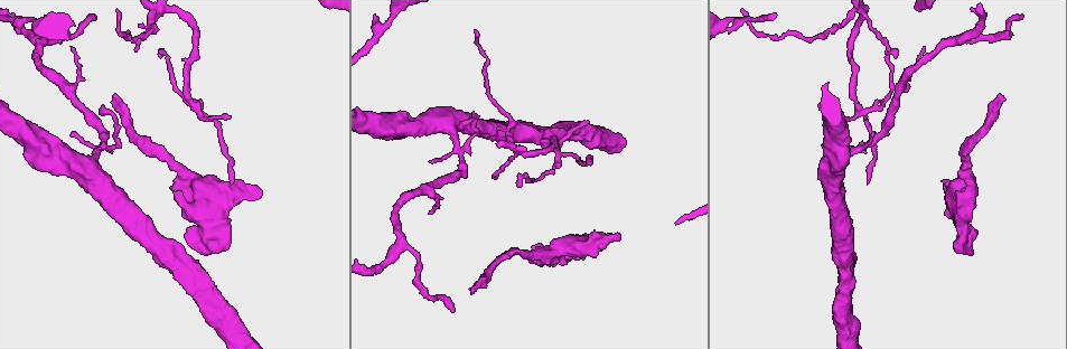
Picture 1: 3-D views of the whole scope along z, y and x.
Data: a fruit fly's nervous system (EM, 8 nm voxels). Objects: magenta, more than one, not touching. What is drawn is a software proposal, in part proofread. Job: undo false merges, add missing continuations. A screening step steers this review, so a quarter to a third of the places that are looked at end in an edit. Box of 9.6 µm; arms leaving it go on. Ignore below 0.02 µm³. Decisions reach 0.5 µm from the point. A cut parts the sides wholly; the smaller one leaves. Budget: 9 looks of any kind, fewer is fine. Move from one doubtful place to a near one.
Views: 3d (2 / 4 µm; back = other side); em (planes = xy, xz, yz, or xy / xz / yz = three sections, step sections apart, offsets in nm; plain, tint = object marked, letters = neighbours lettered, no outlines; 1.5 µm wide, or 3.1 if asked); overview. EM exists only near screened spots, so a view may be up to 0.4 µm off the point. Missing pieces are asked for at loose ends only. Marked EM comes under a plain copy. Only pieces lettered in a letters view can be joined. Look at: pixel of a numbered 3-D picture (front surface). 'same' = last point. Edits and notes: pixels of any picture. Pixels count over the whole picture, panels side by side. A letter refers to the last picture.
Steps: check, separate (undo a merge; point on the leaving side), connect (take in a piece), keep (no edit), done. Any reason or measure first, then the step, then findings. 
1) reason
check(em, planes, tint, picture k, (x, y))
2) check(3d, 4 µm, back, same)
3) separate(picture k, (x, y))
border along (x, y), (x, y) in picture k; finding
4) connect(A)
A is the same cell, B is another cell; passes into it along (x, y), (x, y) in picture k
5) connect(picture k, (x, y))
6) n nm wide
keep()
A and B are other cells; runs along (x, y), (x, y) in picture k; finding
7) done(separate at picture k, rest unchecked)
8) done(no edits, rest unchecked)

branch stops here
check(3d, 4 µm, back, picture 1, (17, 28))

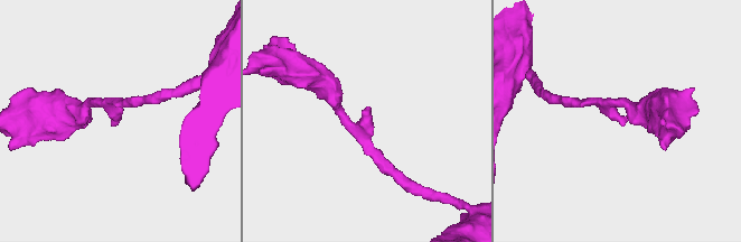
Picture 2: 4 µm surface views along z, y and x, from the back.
need the tissue
check(em, planes, letters, picture 2, (367, 109))

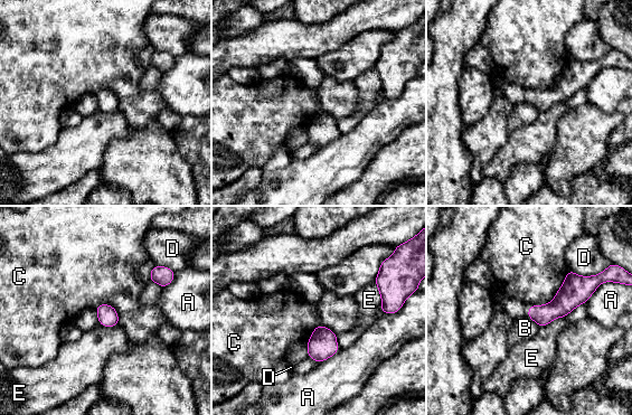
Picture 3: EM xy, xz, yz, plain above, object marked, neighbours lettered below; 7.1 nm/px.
C touches over 400 nm
keep()
A, B, C, D and E are other cells; border along (568, 270), (550, 301), (529, 307) in picture 3; none of them fits

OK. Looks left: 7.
thin end
check(em, planes, letters, picture 1, (494, 176))

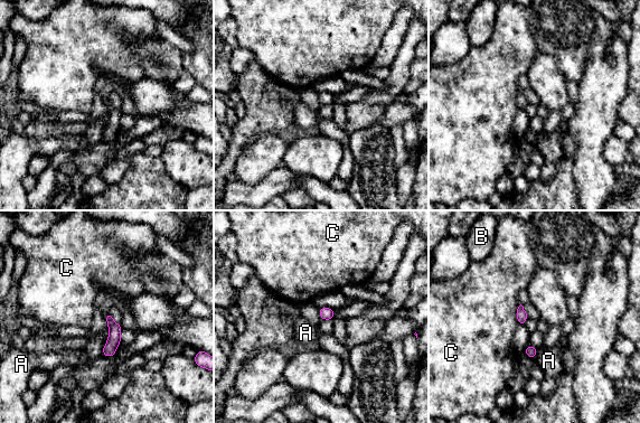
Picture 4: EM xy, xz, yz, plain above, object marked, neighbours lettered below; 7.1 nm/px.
80 nm wide; C touches over 150 nm
keep()
A, B and C are other cells; none of them fits

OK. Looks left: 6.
an open end
check(3d, 4 µm, picture 1, (70, 46))

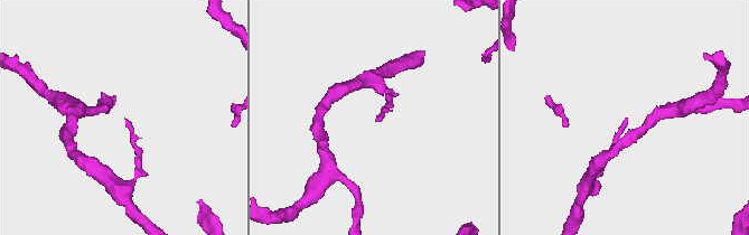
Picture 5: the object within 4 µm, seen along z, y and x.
now the EM
check(em, planes, letters, picture 5, (125, 121))

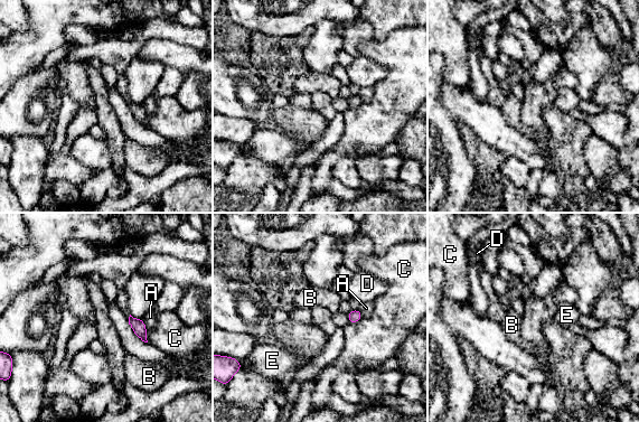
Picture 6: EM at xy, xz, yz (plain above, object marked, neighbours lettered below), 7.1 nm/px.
keep()
A, B, C, D and E are other cells; none of them fits

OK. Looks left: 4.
branch stops here
check(em, planes, letters, picture 1, (998, 95))

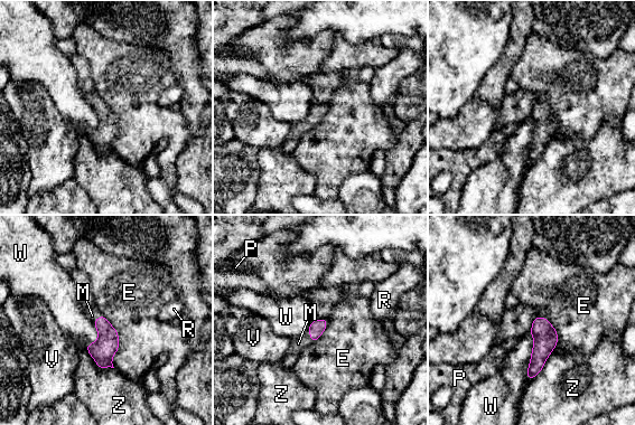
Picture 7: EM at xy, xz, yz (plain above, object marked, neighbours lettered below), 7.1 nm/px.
110 nm wide
connect(M)
M is the same cell, E, P, R, V, W and Z are other cells; passes into it along (317, 327), (310, 338), (298, 343) in picture 7; it goes on there

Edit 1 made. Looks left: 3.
done(connect at picture 7, rest unchecked)

